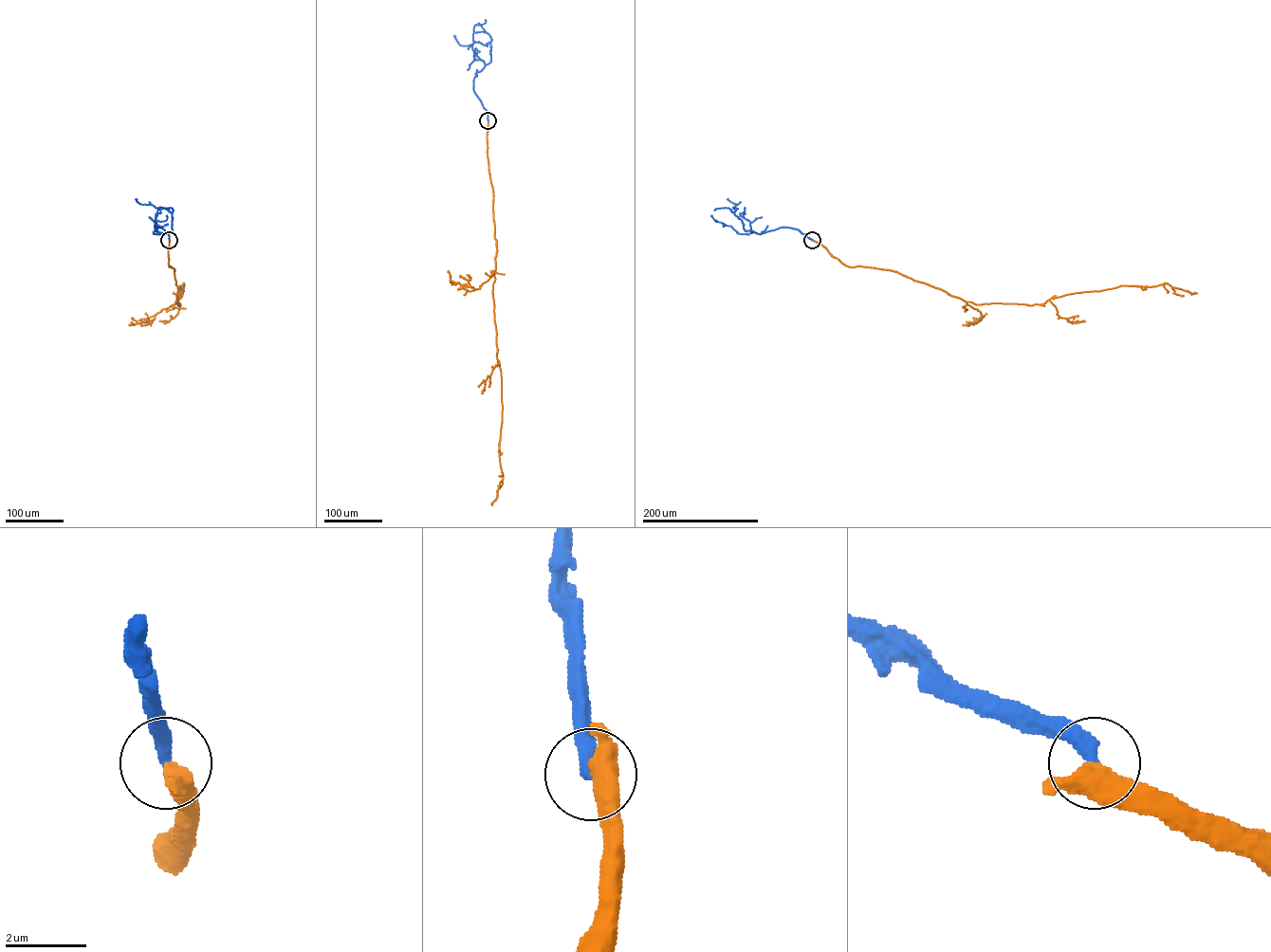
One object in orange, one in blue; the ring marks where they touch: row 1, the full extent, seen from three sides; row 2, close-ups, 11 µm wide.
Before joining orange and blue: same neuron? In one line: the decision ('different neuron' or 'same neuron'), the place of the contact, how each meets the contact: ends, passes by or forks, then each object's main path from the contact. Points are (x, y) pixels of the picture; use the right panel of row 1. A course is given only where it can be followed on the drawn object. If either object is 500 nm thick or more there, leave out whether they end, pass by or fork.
different neuron | (812, 240) | orange passes by | blue ends | orange via (812, 240), (847, 265), (896, 271), (976, 304), (1042, 304), (1055, 296), (1165, 283), (1197, 293) | blue via (812, 240), (789, 228), (759, 234), (746, 230), (742, 221), (733, 212), (737, 204), (727, 199)

